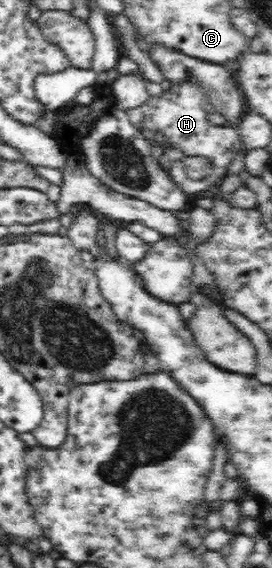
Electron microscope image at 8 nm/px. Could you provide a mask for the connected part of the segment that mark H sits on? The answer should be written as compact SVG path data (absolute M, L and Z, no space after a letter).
M187 74L181 80L171 83L172 87L165 90L161 96L150 96L144 104L127 108L125 112L129 121L139 131L146 132L149 136L157 133L163 135L167 145L178 148L179 152L183 152L187 157L200 156L212 160L214 173L200 181L190 180L180 162L171 167L171 180L188 195L207 190L220 183L224 178L227 166L239 154L239 150L243 146L243 139L235 128L213 125L211 116L216 113L215 105L211 103L211 97L207 95L206 88L203 88L198 78Z

